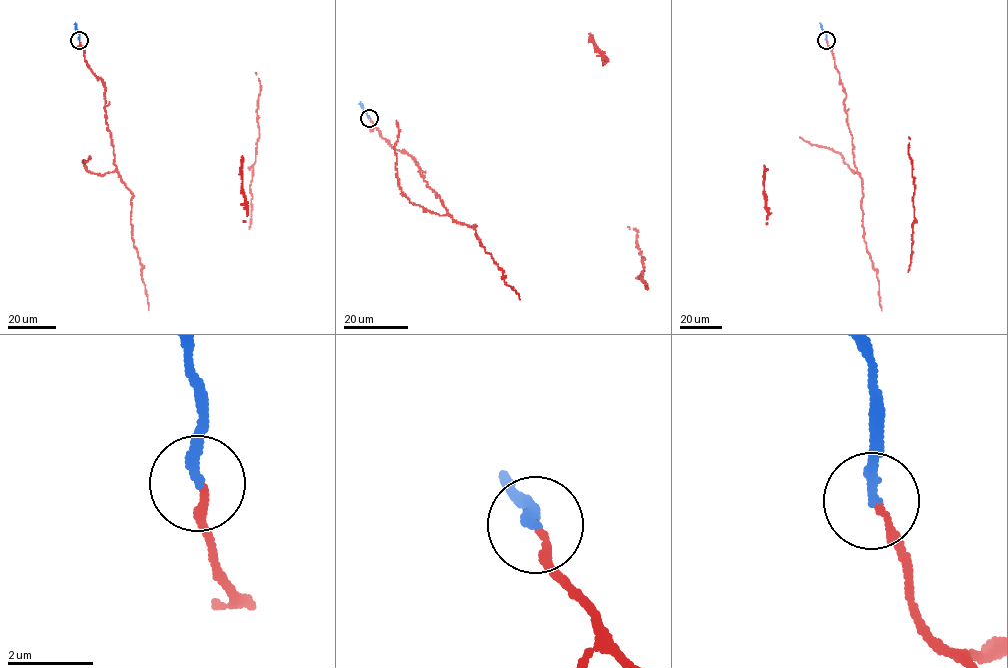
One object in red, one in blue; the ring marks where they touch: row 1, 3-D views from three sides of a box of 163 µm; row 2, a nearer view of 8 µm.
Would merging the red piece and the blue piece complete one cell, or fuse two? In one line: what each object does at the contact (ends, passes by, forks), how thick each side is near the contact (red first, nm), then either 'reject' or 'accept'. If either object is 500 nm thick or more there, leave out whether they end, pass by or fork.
red ends there; blue ends there; 160 nm thick on the red side, 240 nm on the other; accept

